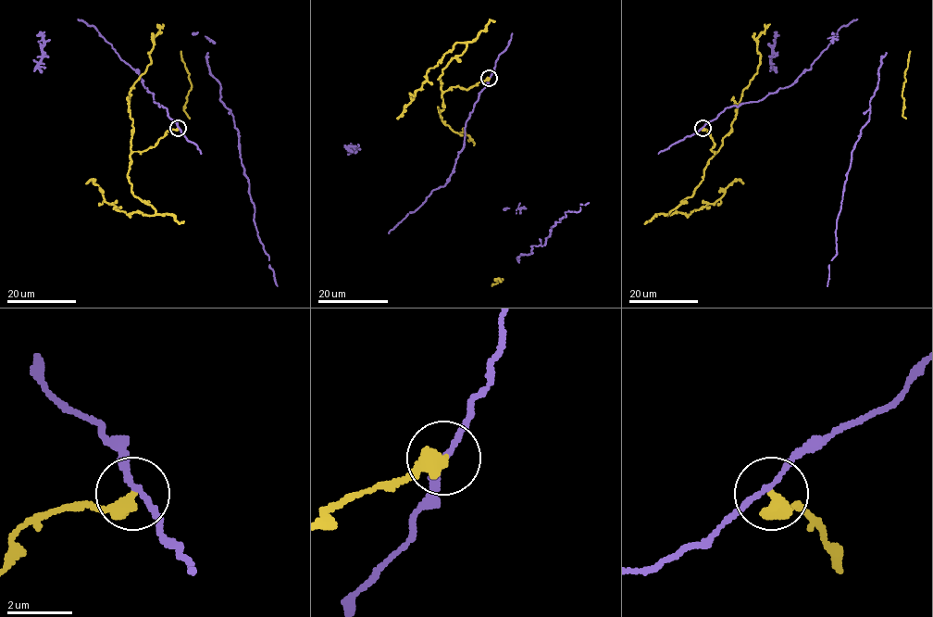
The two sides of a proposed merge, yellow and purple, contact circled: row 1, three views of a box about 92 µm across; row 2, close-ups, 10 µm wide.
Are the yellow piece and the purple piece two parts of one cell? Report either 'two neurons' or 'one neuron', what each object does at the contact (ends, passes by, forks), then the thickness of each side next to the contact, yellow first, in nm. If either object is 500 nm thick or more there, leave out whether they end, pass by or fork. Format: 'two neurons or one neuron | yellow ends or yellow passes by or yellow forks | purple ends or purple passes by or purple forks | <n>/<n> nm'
two neurons | yellow ends | purple passes by | 480/140 nm

